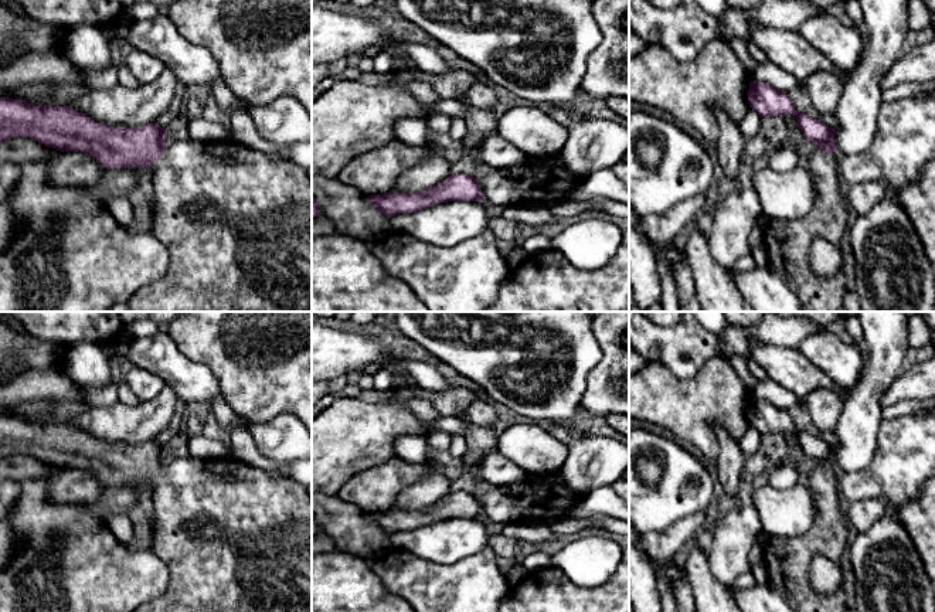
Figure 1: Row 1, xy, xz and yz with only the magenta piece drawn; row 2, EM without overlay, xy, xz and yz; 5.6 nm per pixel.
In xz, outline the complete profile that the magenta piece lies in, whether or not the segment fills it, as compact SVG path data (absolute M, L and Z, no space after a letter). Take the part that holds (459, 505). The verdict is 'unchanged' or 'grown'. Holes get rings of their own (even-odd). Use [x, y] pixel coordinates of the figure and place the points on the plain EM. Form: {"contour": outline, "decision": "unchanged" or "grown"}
{"contour": "M560 472L545 475L530 475L526 480L518 480L496 486L492 492L477 499L472 492L453 492L445 499L419 510L374 511L367 514L387 534L409 531L422 526L448 518L483 518L493 523L506 524L550 524L567 517L567 511L579 503L585 494L571 490L564 483Z", "decision": "grown"}

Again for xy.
{"contour": "M3 414L0 460L13 455L30 455L61 469L89 470L108 486L135 483L153 487L152 551L169 567L169 586L133 612L312 612L312 497L295 480L249 466L234 456L167 459L164 446L156 439L113 445L71 424L33 422Z", "decision": "grown"}

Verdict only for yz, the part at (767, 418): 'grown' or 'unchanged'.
grown

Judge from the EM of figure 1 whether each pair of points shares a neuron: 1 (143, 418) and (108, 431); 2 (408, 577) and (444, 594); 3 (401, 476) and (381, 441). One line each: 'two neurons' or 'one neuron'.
1: one neuron
2: one neuron
3: two neurons

